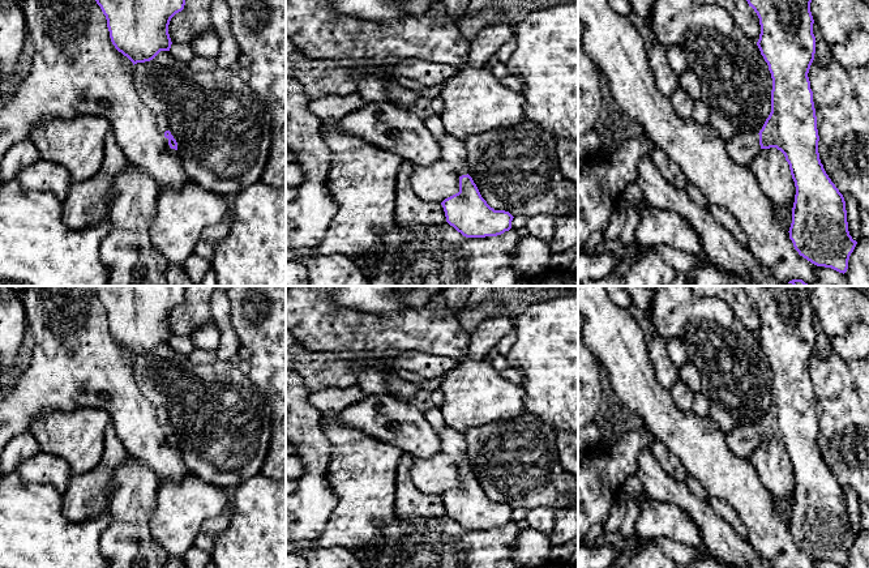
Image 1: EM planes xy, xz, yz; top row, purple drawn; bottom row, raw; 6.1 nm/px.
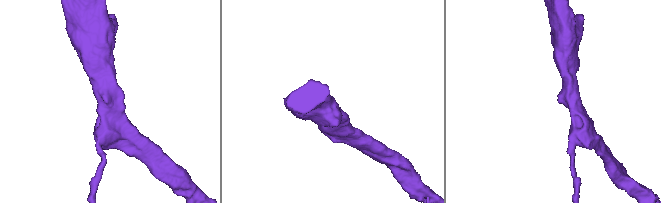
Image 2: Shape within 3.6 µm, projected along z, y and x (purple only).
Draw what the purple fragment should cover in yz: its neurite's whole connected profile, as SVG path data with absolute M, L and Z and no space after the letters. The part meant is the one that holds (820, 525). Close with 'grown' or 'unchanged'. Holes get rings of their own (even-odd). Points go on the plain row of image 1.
M742 286L759 311L757 338L772 371L771 405L758 426L735 427L727 434L729 450L749 458L761 441L776 440L789 457L796 487L789 531L800 548L817 559L846 565L857 534L848 524L846 494L826 466L818 445L817 409L808 370L816 346L810 295L816 286Z | grown

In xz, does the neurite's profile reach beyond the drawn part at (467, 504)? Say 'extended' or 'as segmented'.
extended

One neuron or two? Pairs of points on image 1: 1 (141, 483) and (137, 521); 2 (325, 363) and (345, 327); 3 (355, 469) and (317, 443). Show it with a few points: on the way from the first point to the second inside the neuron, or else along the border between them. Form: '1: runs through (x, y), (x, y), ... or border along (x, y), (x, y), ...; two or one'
1: runs through (137, 492), (137, 512); one
2: border along (302, 345), (309, 350), (334, 350), (360, 361); two
3: border along (321, 425), (330, 448), (326, 472), (330, 483); two

